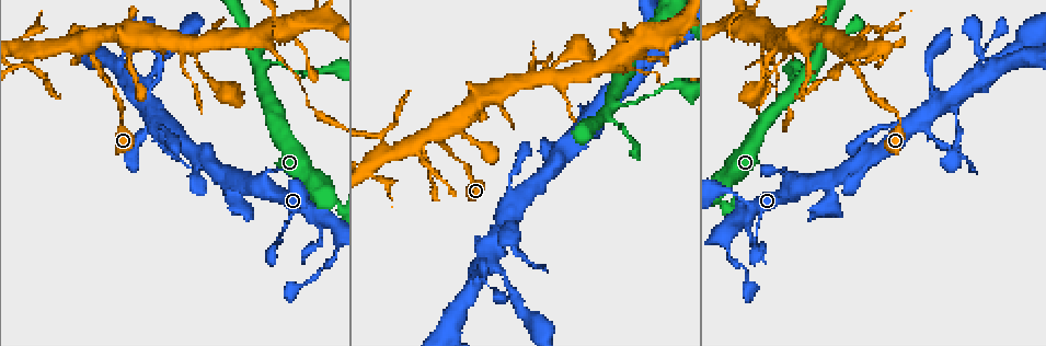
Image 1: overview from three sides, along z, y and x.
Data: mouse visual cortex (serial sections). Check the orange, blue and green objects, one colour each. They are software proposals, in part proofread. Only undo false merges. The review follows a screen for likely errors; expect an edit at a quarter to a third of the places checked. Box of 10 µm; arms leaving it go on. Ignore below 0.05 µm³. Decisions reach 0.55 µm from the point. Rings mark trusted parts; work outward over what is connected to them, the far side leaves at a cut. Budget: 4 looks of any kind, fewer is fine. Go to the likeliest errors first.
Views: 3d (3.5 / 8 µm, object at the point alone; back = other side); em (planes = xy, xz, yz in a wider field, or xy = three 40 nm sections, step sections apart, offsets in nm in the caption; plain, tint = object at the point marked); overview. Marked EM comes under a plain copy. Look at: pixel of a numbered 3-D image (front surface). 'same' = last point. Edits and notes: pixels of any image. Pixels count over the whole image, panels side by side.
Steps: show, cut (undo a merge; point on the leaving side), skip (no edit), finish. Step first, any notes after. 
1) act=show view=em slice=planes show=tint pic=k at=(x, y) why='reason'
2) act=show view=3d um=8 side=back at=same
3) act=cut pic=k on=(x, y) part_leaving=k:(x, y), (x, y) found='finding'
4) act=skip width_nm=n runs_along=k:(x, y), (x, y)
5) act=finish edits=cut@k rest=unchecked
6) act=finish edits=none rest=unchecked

act=show view=3d um=3.5 pic=1 at=(621, 70) why='two arms in line, one across'

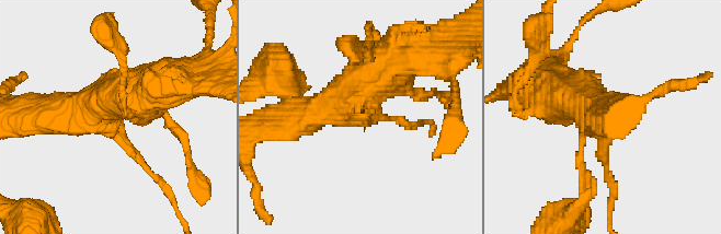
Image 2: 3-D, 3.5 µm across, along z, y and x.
act=show view=em slice=xy step=5 show=tint pic=2 at=(358, 115) arms=3 arm_widths_nm=150,400,700 why='need the tissue'

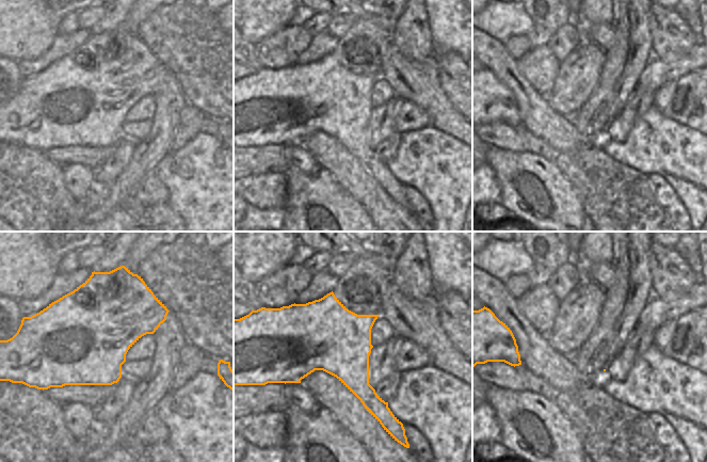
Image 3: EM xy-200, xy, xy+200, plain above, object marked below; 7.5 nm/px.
act=cut pic=2 on=(142, 163) part_leaving=2:(119, 136), (167, 189), (183, 223) found='two cells meet here'

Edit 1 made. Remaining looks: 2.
act=show view=3d um=3.5 side=back pic=1 at=(855, 52)

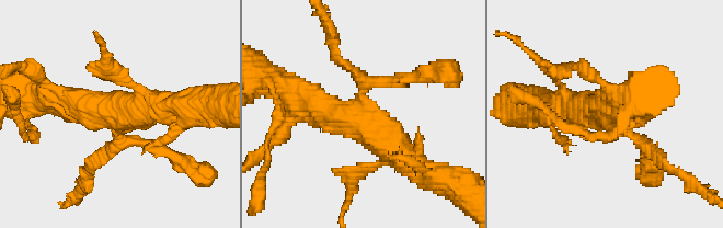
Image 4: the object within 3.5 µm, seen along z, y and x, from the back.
act=show view=em slice=xy step=2 show=tint pic=4 at=(352, 113) arms=3 arm_widths_nm=200,350,450

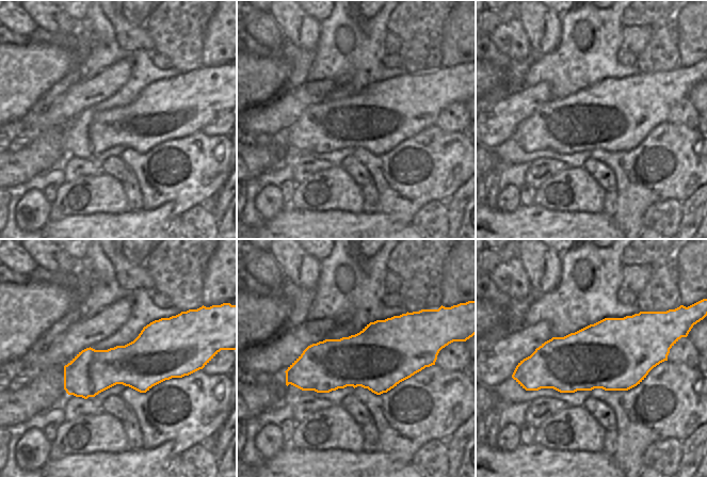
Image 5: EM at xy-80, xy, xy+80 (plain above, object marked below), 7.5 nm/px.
act=cut pic=4 on=(99, 157) part_leaving=4:(118, 136), (88, 162), (81, 190) found='a second cell is stuck on'

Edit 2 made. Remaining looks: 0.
act=finish edits=cut@2,cut@4 rest=unchecked

